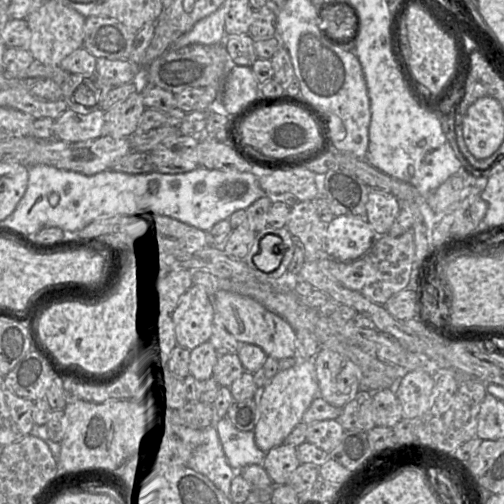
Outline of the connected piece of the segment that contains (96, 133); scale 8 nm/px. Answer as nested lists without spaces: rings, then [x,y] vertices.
[[[67,109],[53,123],[53,138],[65,142],[93,140],[103,135],[104,113],[96,109],[88,114],[79,114]]]

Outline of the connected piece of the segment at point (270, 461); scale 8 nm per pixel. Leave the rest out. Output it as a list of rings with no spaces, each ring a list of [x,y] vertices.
[[[285,443],[268,451],[262,462],[274,485],[288,484],[291,475],[299,465],[297,447]]]

